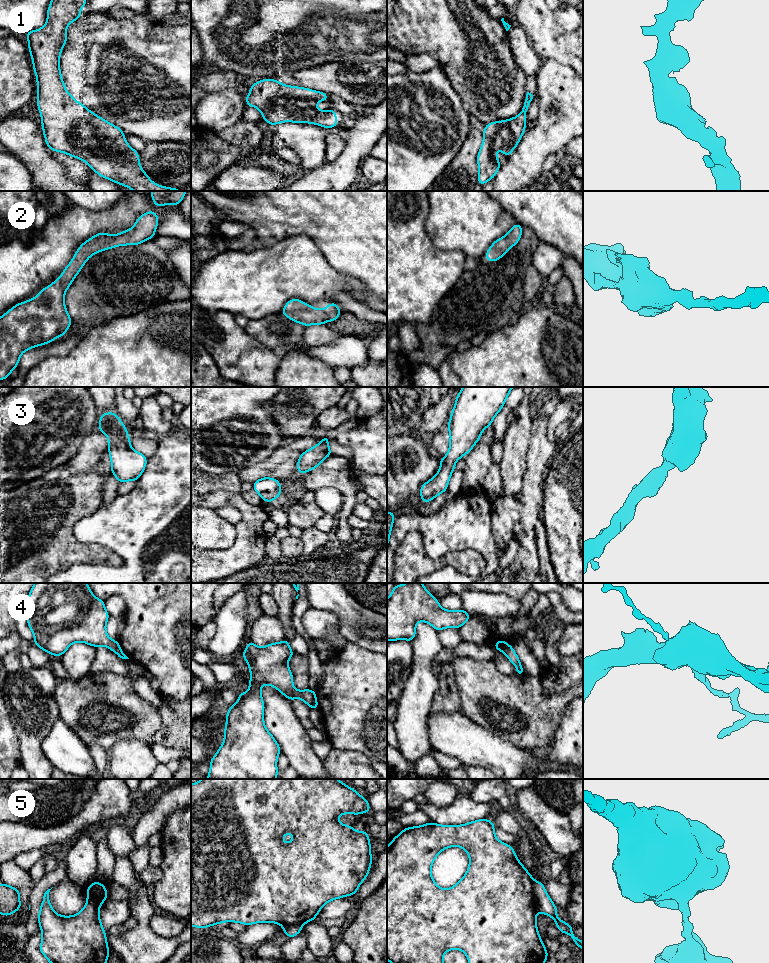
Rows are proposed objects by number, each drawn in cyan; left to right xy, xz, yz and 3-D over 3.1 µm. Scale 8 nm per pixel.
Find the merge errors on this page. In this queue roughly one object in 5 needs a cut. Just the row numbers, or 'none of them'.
4, 5

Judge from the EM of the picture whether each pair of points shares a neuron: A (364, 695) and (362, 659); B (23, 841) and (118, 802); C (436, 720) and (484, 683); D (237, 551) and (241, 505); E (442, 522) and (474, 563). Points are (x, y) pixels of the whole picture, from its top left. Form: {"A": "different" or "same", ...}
{"A": "same", "B": "same", "C": "different", "D": "same", "E": "different"}

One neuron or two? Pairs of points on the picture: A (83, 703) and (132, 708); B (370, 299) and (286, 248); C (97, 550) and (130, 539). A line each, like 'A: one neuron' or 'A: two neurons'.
A: one neuron
B: two neurons
C: two neurons

